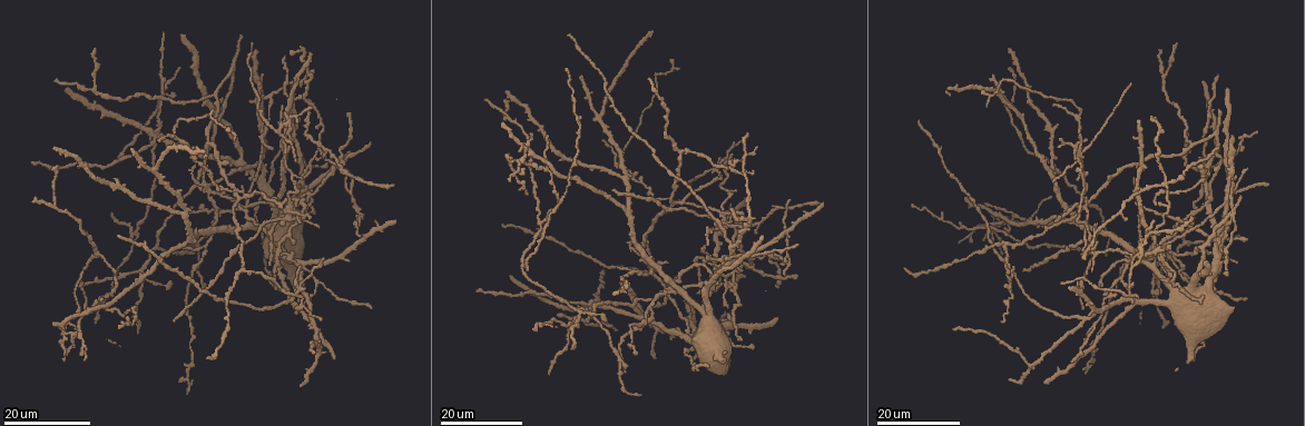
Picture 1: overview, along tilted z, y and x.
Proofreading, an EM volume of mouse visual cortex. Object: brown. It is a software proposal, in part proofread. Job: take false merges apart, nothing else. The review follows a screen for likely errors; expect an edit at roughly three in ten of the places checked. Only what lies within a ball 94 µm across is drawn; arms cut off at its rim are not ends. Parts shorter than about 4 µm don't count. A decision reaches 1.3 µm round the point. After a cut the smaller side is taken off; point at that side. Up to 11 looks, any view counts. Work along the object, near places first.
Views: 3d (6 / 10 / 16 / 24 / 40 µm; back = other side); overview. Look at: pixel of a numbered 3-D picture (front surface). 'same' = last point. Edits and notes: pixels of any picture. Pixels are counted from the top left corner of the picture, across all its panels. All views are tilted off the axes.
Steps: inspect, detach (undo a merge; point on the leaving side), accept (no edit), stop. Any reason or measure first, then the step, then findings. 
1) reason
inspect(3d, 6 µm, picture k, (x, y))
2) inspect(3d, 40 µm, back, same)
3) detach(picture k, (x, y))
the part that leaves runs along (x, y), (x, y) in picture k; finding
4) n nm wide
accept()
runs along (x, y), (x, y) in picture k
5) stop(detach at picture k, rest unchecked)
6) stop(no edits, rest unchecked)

looks like a crossing
inspect(3d, 24 µm, picture 1, (1142, 244))

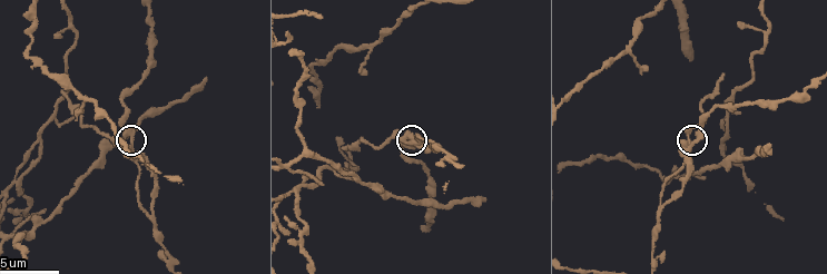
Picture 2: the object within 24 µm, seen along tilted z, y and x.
inspect(3d, 10 µm, picture 2, (688, 147))

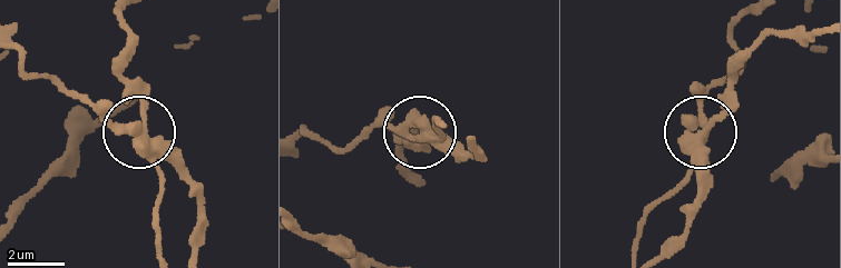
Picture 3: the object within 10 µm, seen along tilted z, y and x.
inspect(3d, 10 µm, back, picture 3, (704, 130))

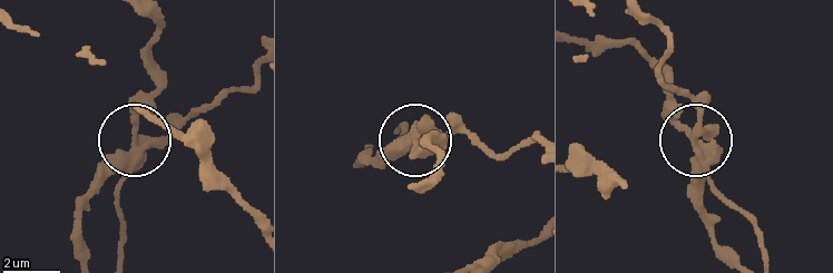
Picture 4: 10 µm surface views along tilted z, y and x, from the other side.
340 nm wide
accept()
continuous, no second cell

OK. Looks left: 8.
arms part here
inspect(3d, 16 µm, picture 1, (206, 189))

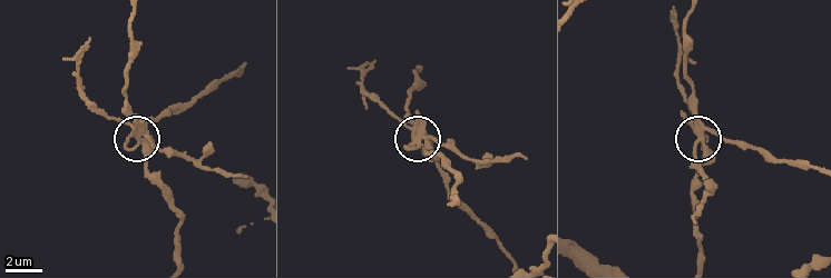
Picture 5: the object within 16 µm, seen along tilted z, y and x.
inspect(3d, 6 µm, picture 5, (135, 132))

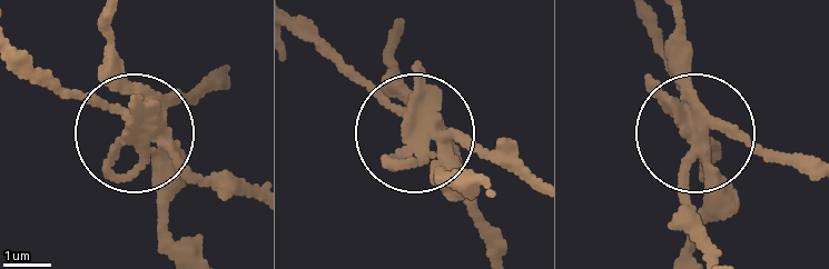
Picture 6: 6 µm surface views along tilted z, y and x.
side arm 57 µm
detach(picture 6, (134, 98))
the part that leaves runs along (146, 127), (41, 71), (17, 43) in picture 6; a second cell is stuck on

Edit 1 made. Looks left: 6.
redraw
inspect(overview)

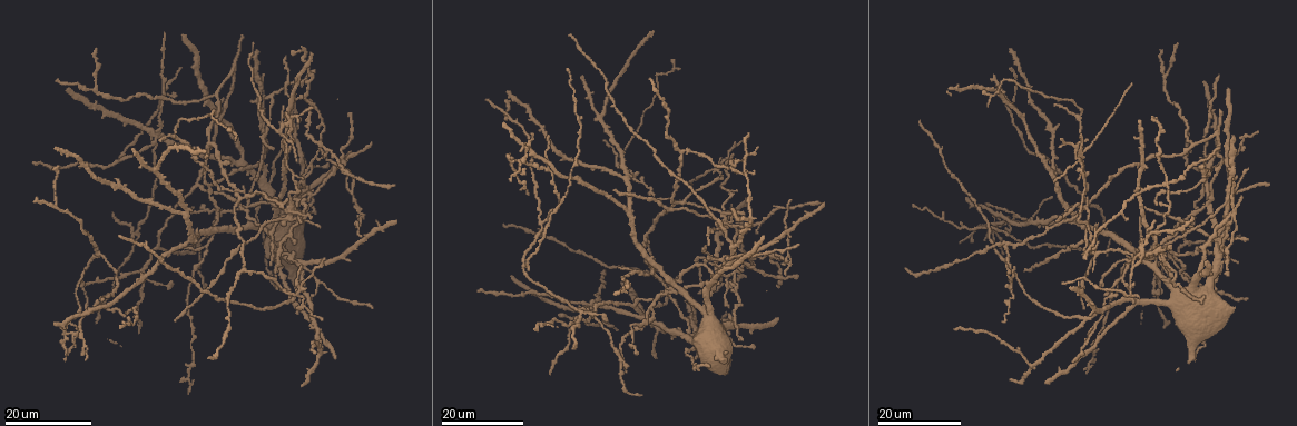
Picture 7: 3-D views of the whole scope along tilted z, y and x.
inspect(3d, 16 µm, picture 7, (1206, 203))

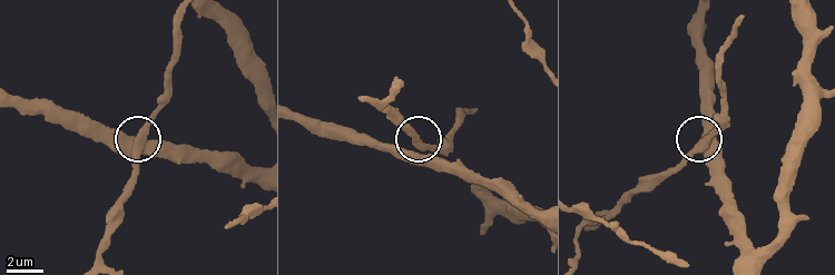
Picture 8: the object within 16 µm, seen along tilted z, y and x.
inspect(3d, 6 µm, picture 8, (136, 144))

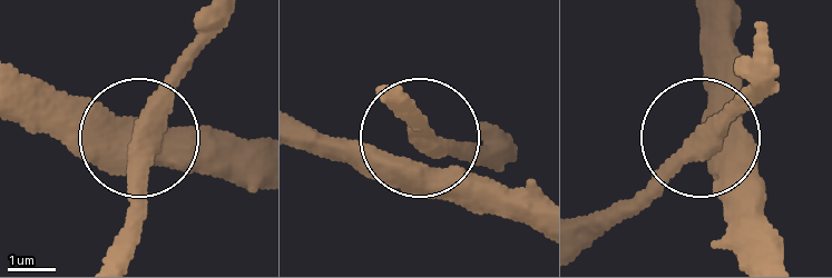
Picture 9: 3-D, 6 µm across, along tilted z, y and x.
side arm 114 µm
accept()
runs along (536, 225), (466, 196), (419, 137), (417, 99) in picture 9; all the same cell

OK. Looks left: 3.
three-way junction
inspect(3d, 24 µm, picture 7, (205, 247))

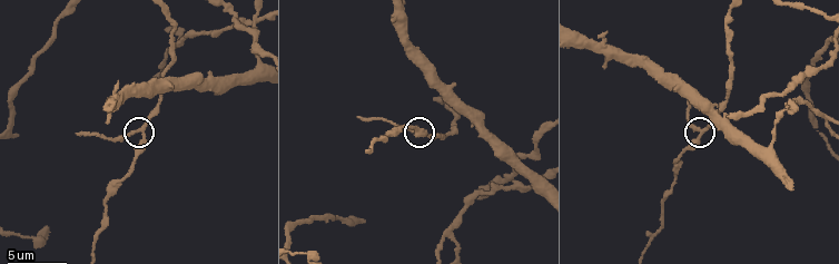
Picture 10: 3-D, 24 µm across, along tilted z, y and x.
closer look
inspect(3d, 10 µm, picture 10, (140, 131))

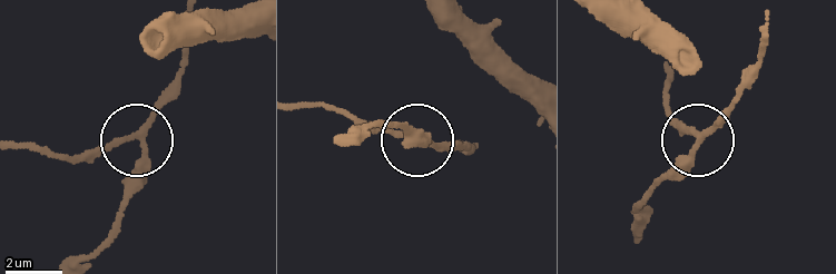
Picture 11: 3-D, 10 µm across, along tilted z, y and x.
side arm 6 µm
accept()
runs along (765, 40), (754, 84), (716, 128), (698, 136), (665, 108) in picture 11; all the same cell

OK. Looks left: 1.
stop(detach at picture 6, rest unchecked)

